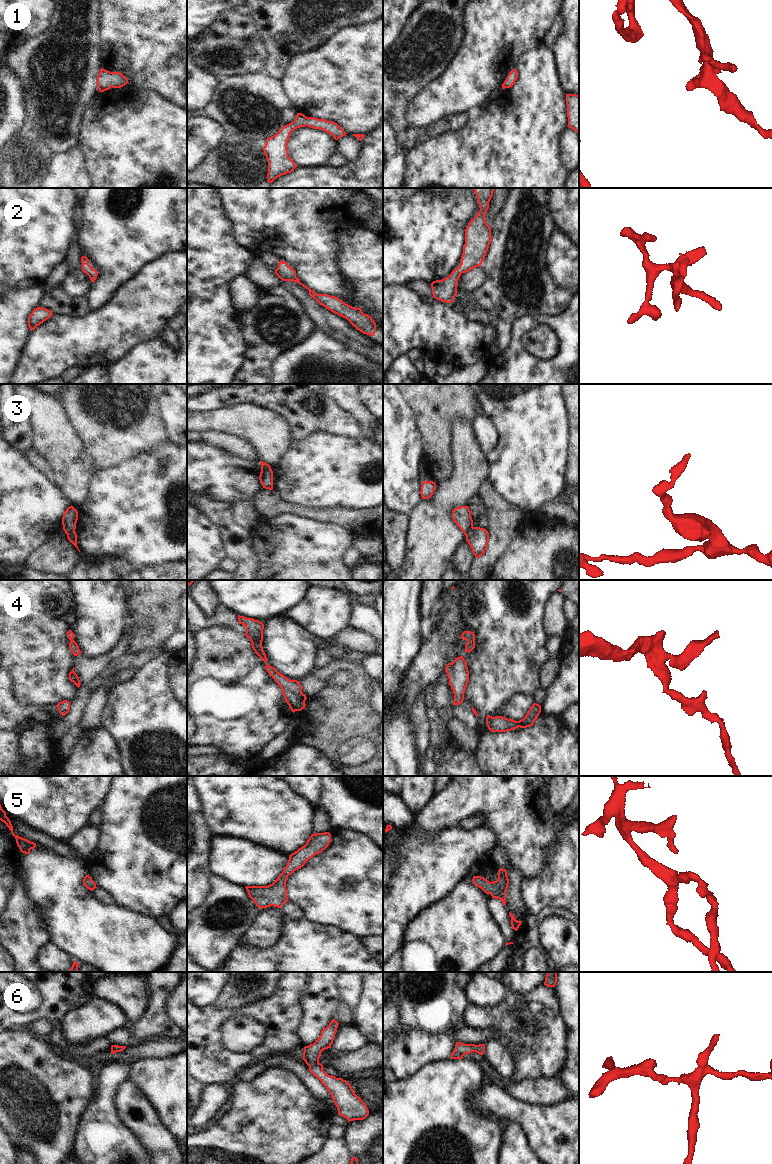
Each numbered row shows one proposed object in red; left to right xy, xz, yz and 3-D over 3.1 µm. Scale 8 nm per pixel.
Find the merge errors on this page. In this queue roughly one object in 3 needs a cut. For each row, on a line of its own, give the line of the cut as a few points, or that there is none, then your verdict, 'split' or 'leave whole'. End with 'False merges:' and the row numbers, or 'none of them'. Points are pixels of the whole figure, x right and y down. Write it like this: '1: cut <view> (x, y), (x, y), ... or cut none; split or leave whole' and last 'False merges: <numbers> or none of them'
1: cut none; leave whole
2: cut none; leave whole
3: cut yz (472, 526), (465, 534); split
4: cut none; leave whole
5: cut none; leave whole
6: cut none; leave whole
False merges: 3

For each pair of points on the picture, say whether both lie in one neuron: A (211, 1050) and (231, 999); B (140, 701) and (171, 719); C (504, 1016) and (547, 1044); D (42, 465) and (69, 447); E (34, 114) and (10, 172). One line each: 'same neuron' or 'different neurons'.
A: different neurons
B: same neuron
C: same neuron
D: different neurons
E: different neurons

